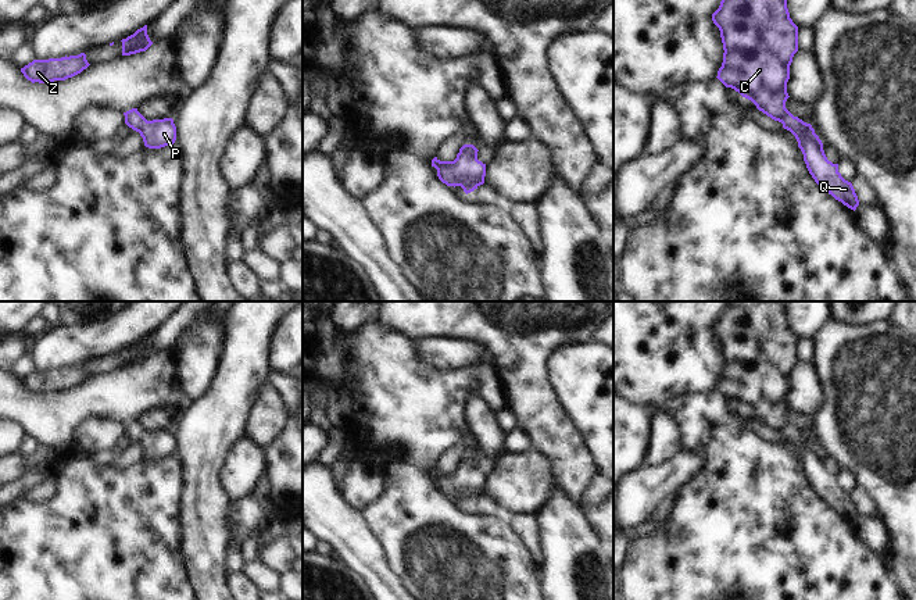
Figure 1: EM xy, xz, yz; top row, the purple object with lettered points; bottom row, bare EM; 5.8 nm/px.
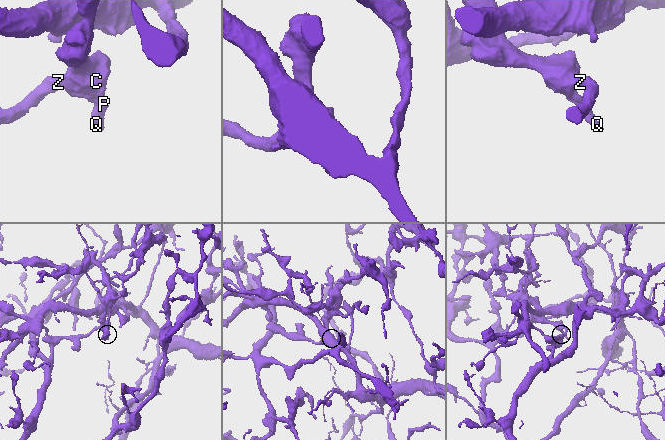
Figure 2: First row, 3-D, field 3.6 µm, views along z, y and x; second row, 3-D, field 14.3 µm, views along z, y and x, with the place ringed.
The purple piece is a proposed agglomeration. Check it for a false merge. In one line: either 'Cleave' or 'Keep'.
Keep.

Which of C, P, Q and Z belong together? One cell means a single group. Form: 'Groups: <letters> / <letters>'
Groups: C P Q Z

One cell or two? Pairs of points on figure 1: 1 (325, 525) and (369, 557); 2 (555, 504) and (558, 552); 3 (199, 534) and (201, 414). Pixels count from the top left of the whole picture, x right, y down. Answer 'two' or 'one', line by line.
1: one
2: one
3: one

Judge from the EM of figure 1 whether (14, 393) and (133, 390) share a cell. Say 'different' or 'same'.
same

